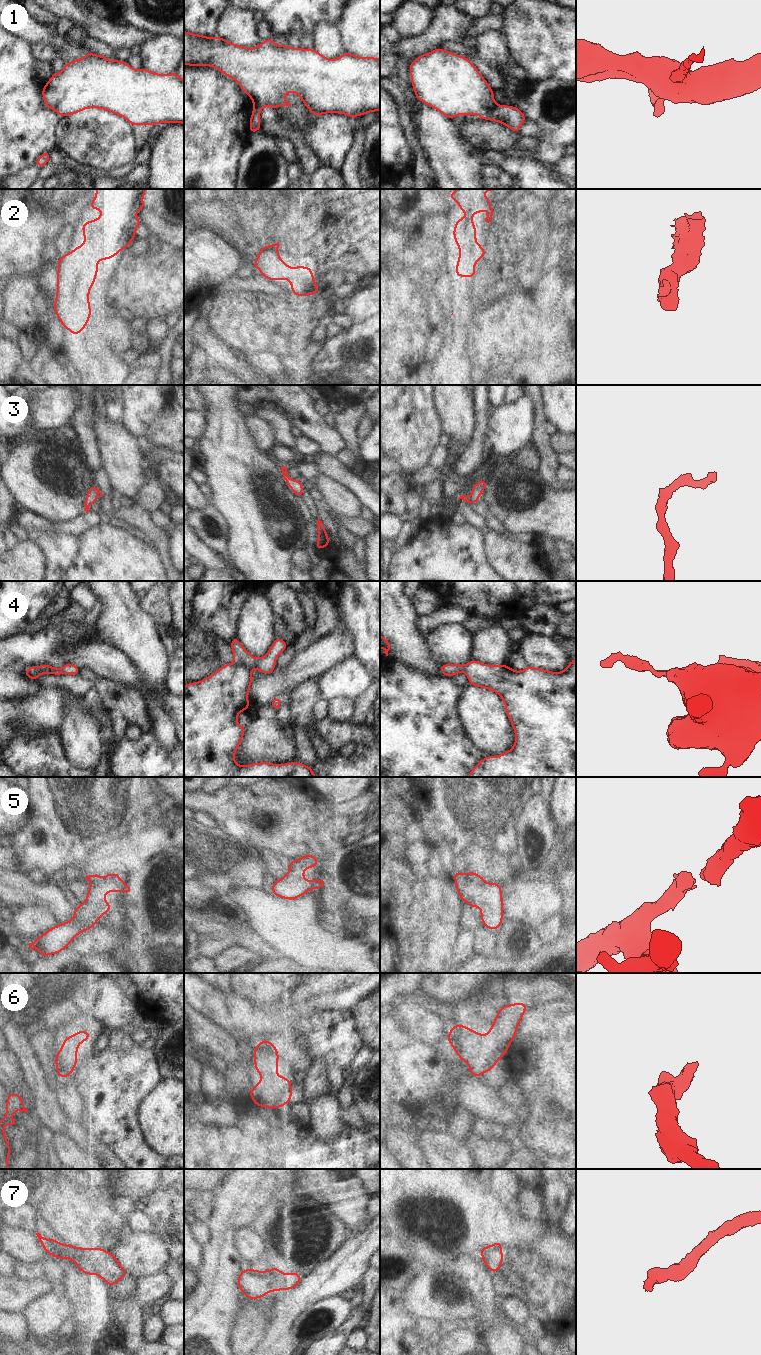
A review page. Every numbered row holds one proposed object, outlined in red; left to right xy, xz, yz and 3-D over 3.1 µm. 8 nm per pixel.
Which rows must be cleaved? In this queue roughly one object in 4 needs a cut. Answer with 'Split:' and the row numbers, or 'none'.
Split: 4.

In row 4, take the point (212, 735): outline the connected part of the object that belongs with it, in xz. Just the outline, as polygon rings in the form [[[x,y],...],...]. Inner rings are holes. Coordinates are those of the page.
[[[223,664],[219,670],[201,681],[184,685],[184,777],[317,777],[311,767],[295,761],[285,764],[236,763],[235,753],[246,730],[246,726],[237,723],[237,717],[251,707],[248,695],[253,679],[247,667]]]

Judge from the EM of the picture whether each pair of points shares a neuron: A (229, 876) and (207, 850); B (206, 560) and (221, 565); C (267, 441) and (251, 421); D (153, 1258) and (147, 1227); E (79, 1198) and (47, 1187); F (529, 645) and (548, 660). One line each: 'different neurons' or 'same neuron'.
A: different neurons
B: same neuron
C: same neuron
D: different neurons
E: same neuron
F: same neuron

